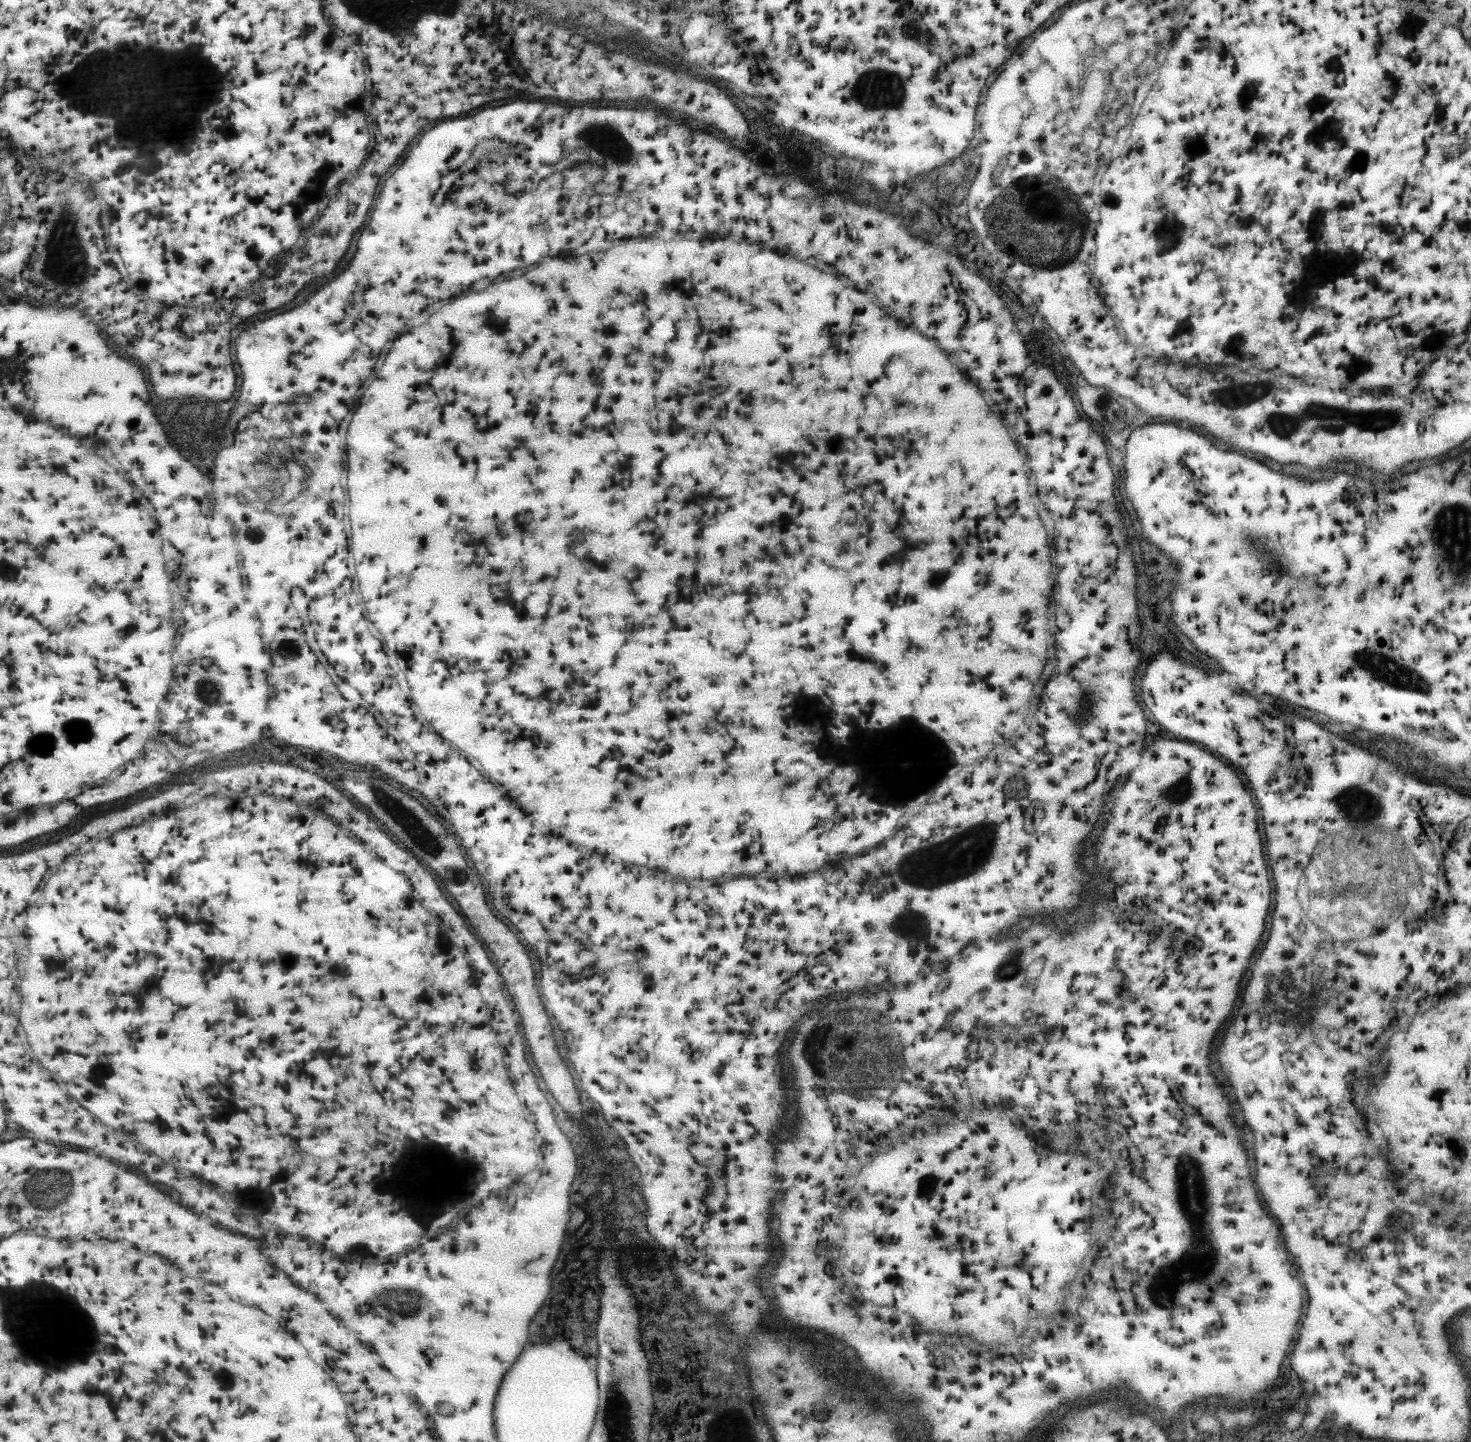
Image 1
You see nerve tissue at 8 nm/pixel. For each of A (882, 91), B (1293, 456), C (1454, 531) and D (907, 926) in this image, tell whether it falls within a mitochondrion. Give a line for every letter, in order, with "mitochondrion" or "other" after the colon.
A: mitochondrion
B: other
C: mitochondrion
D: mitochondrion

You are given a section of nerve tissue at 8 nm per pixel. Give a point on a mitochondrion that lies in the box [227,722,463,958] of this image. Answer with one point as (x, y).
(417, 834)

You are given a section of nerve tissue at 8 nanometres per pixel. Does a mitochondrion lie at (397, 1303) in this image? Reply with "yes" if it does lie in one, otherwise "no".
yes

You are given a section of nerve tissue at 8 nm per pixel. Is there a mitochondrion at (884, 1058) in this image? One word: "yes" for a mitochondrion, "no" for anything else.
yes

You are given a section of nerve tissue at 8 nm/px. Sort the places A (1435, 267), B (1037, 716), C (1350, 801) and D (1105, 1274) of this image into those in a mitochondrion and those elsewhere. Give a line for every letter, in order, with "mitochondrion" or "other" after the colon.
A: other
B: other
C: mitochondrion
D: other

